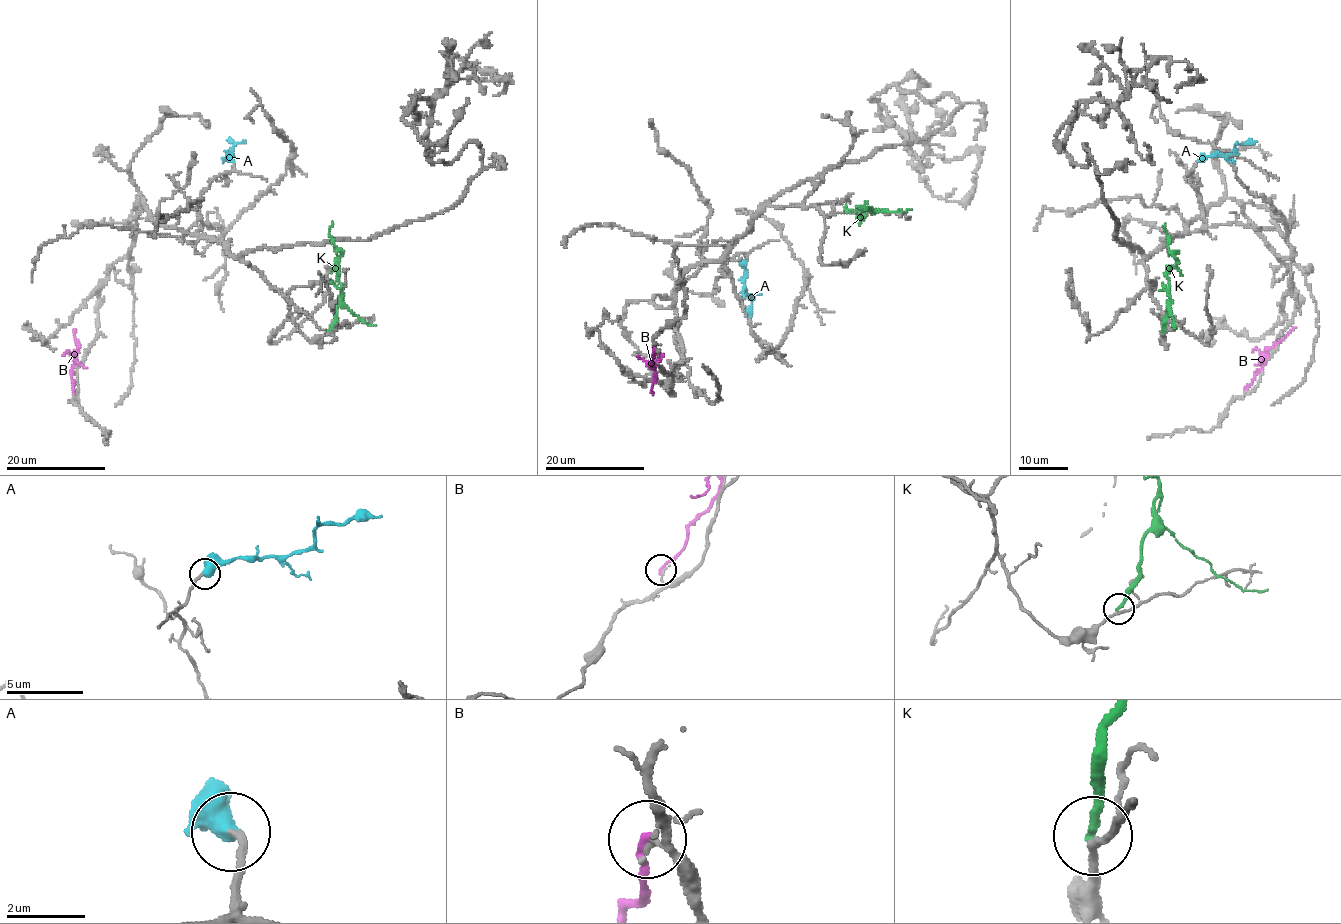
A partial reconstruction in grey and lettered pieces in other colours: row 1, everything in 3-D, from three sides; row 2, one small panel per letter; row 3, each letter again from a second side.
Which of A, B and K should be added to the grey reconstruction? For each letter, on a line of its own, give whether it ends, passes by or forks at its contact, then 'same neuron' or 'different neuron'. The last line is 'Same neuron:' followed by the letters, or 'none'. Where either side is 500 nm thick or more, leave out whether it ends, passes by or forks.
A: same neuron
B: it ends there; different neuron
K: it ends there; different neuron
Same neuron: A

